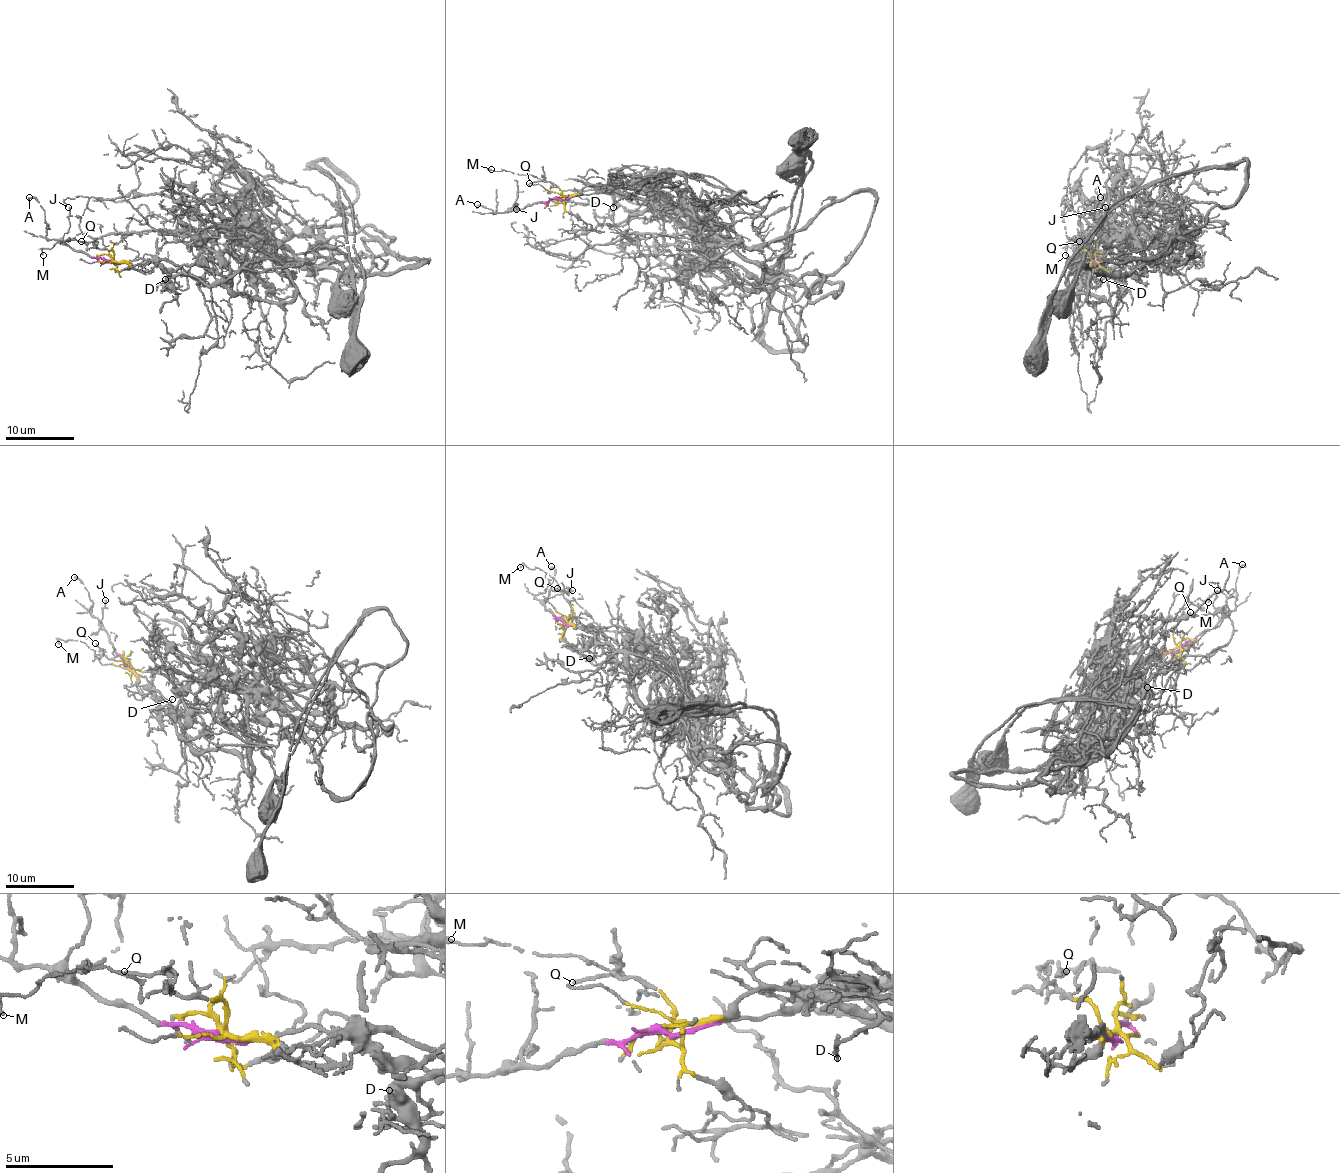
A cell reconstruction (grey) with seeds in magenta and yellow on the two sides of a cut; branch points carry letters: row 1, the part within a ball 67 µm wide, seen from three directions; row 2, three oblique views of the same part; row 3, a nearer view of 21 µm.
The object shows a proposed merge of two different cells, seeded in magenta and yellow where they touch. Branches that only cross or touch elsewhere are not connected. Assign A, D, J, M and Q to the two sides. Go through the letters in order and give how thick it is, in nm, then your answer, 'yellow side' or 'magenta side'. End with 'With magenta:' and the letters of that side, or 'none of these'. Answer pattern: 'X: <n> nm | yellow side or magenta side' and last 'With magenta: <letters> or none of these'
A: 200 nm | magenta side
D: 160 nm | yellow side
J: 150 nm | magenta side
M: 120 nm | yellow side
Q: 140 nm | yellow side
With magenta: A, J

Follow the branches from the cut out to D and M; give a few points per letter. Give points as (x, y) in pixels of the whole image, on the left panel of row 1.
D: (113, 260), (128, 262), (143, 274), (157, 265), (178, 283), (176, 288), (169, 288), (166, 279)
M: (113, 260), (111, 250), (89, 248), (75, 240), (58, 241), (51, 248), (44, 248), (42, 255)

